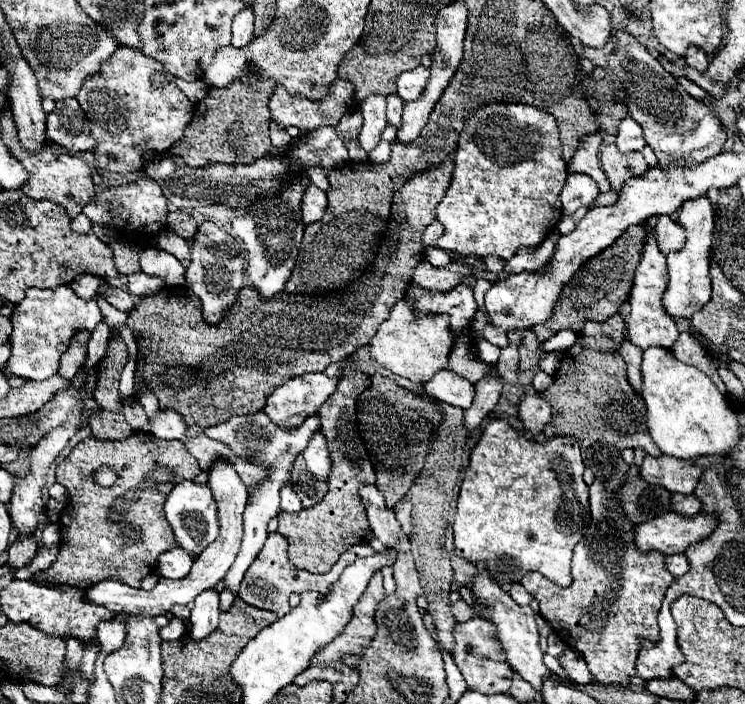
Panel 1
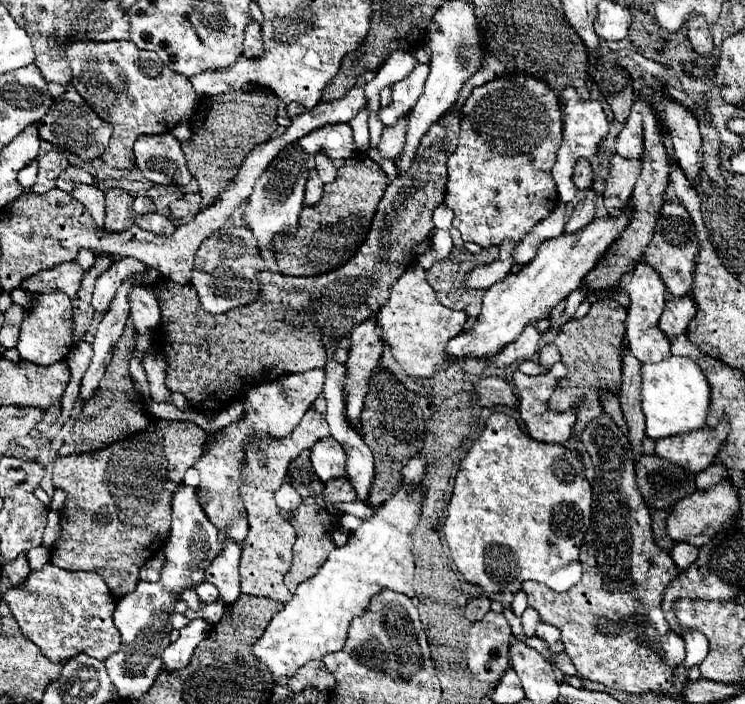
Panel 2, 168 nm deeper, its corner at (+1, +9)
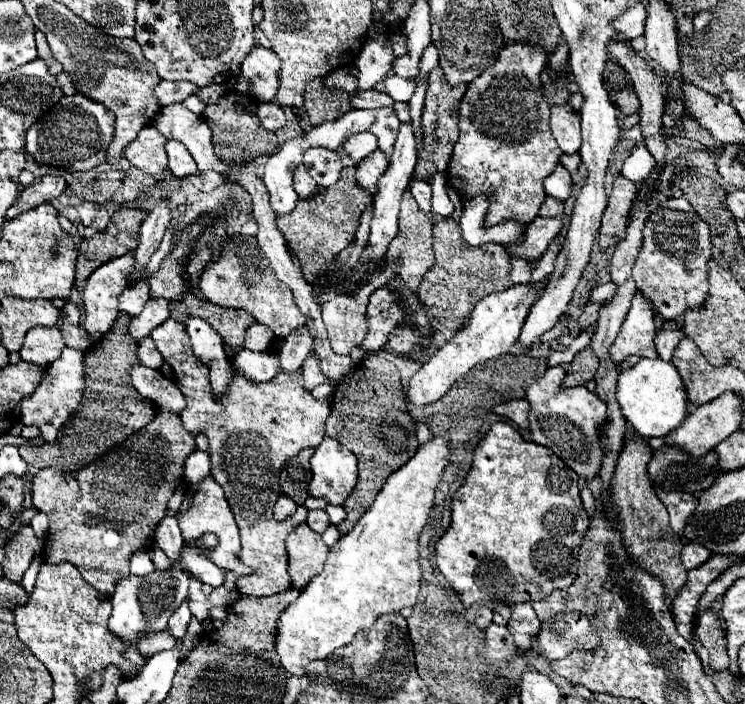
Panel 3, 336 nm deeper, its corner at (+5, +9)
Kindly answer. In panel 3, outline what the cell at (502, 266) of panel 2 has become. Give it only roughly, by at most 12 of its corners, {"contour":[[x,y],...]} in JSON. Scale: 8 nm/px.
{"contour":[[538,216],[510,256],[536,260],[564,228],[562,216]]}

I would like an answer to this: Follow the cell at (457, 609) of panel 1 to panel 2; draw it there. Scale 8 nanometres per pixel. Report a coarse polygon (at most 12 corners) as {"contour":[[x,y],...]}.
{"contour":[[486,596],[472,598],[466,604],[466,618],[480,620],[490,610]]}

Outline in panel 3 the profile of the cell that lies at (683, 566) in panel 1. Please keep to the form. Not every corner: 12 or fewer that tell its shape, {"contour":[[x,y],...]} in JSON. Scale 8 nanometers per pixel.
{"contour":[[686,542],[682,564],[686,570],[702,566],[710,550],[698,542]]}

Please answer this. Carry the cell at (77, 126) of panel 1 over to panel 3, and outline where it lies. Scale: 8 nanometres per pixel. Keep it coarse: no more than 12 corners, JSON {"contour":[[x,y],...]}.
{"contour":[[64,96],[28,130],[26,154],[68,172],[106,162],[114,112]]}

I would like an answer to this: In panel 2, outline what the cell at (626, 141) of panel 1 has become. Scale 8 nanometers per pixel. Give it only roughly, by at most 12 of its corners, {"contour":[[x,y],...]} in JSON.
{"contour":[[632,110],[616,136],[616,152],[642,158],[642,114]]}

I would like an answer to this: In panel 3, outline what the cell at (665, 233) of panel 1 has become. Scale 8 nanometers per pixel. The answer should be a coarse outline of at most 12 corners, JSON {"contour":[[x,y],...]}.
{"contour":[[684,196],[632,268],[664,320],[708,300],[710,228]]}

